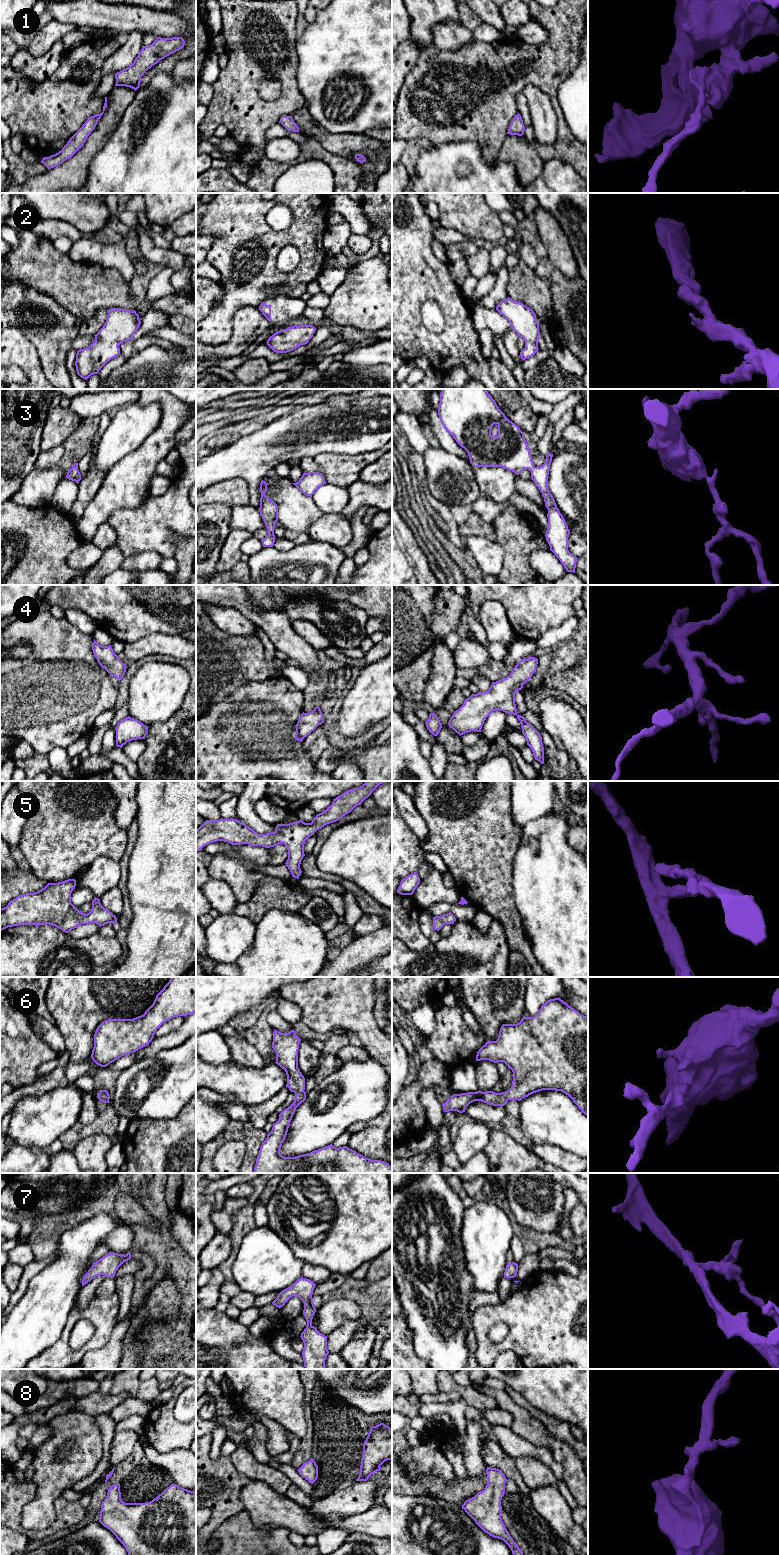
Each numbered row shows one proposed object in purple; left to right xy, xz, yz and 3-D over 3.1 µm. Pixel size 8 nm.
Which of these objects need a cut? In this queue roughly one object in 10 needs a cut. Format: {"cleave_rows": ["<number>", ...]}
{"cleave_rows": []}

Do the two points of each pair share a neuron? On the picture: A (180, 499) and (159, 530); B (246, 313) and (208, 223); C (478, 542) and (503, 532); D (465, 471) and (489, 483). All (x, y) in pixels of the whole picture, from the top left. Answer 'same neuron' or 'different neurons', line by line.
A: same neuron
B: different neurons
C: different neurons
D: different neurons

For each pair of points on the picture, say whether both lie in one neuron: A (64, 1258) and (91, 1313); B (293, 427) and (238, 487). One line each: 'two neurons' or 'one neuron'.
A: two neurons
B: two neurons

